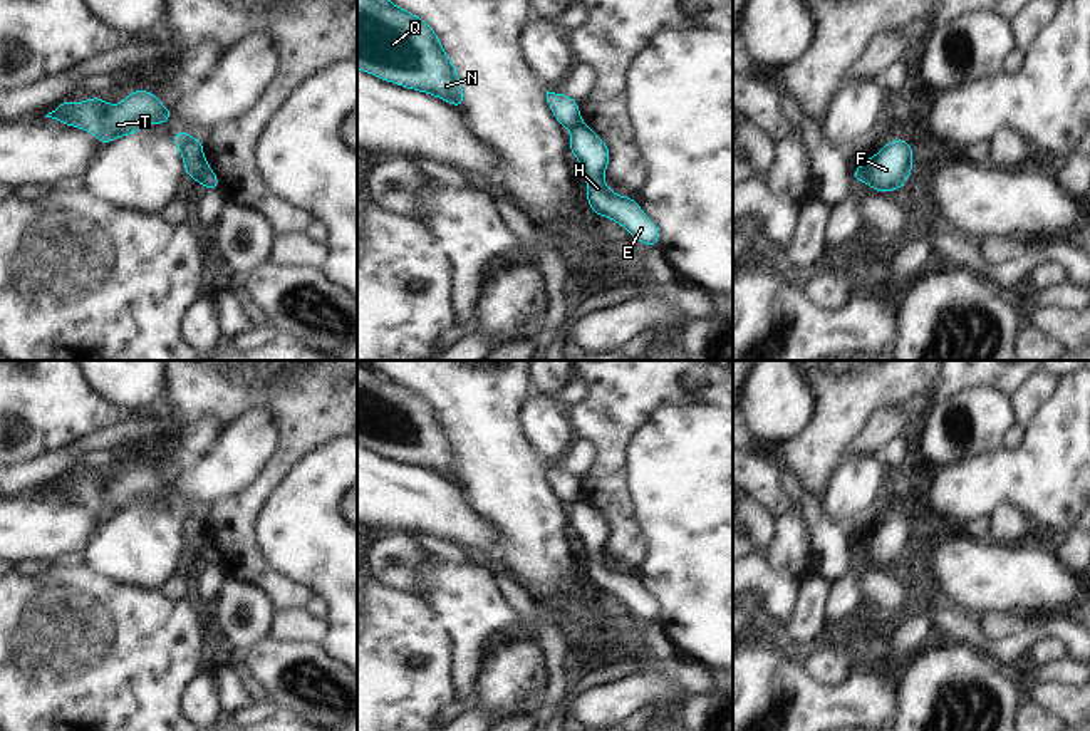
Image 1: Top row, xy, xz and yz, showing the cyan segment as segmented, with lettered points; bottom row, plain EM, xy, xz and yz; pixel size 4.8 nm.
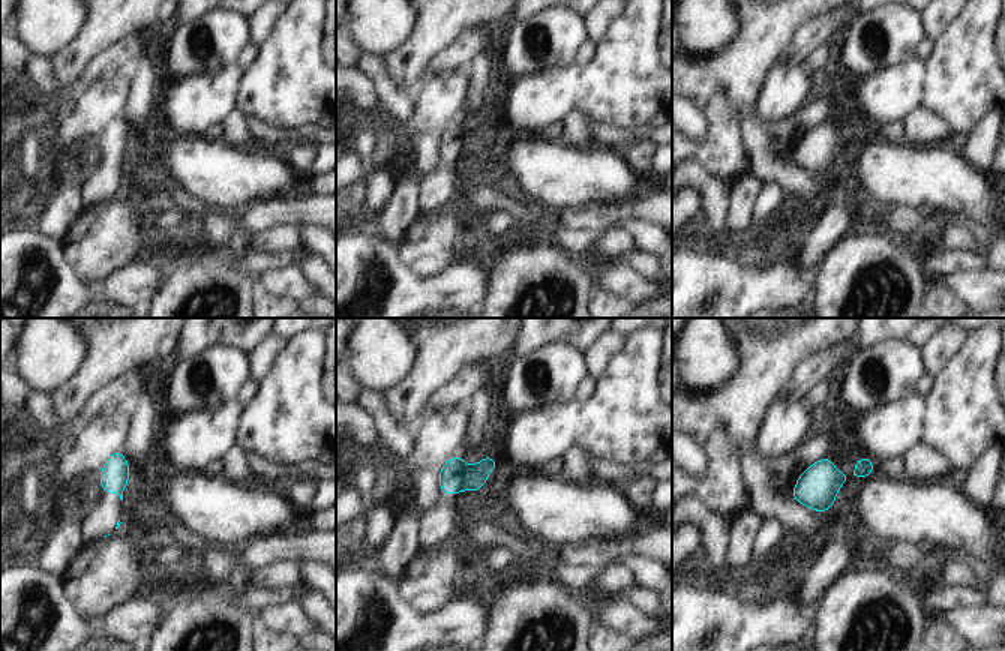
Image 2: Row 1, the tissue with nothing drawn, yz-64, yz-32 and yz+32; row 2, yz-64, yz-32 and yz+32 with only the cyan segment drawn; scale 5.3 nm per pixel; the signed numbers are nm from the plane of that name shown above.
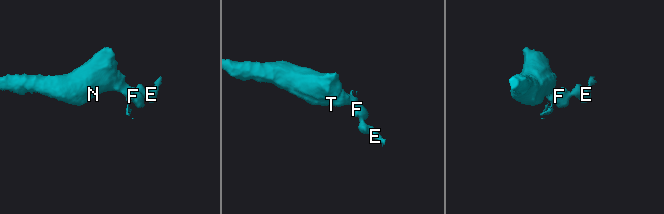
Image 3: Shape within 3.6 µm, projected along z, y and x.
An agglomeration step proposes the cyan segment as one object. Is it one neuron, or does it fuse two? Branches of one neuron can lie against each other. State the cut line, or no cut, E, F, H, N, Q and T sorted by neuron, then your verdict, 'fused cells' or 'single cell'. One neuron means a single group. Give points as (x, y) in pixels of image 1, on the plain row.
cut in yz along (872, 533), (871, 545), (864, 555); E F H / N Q T; fused cells

